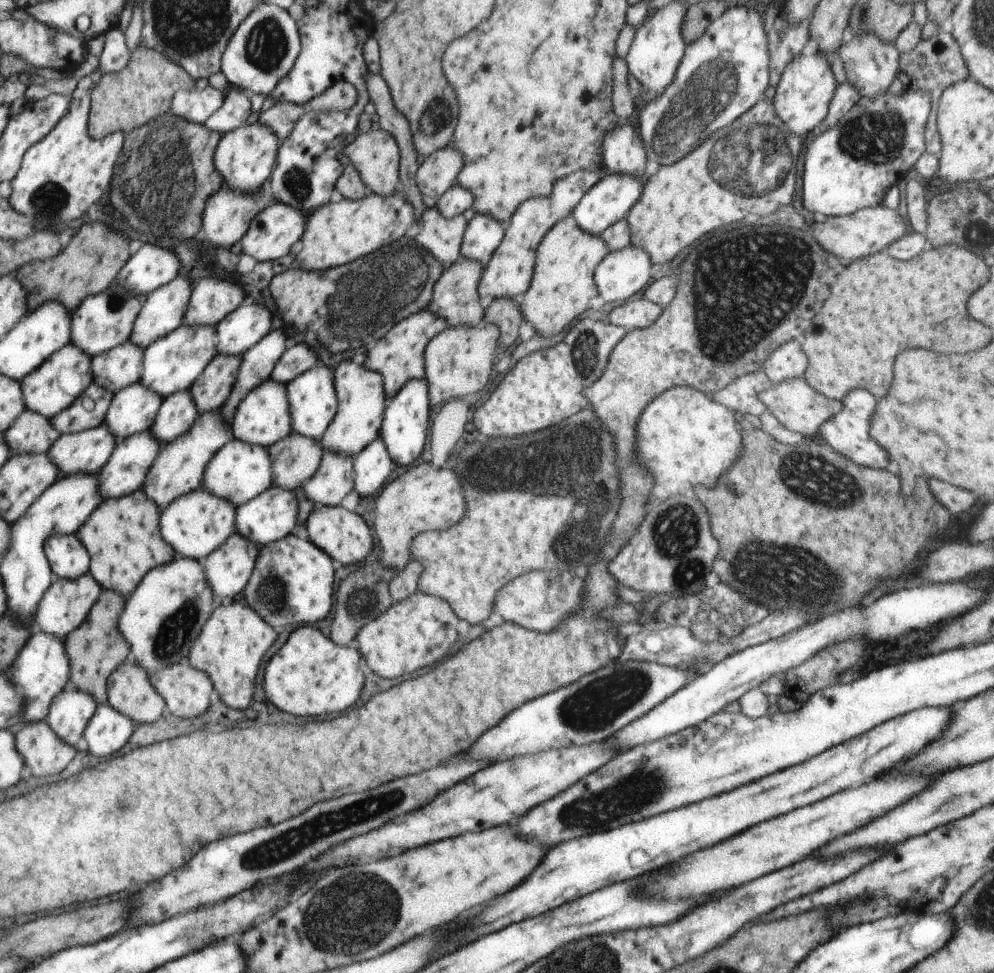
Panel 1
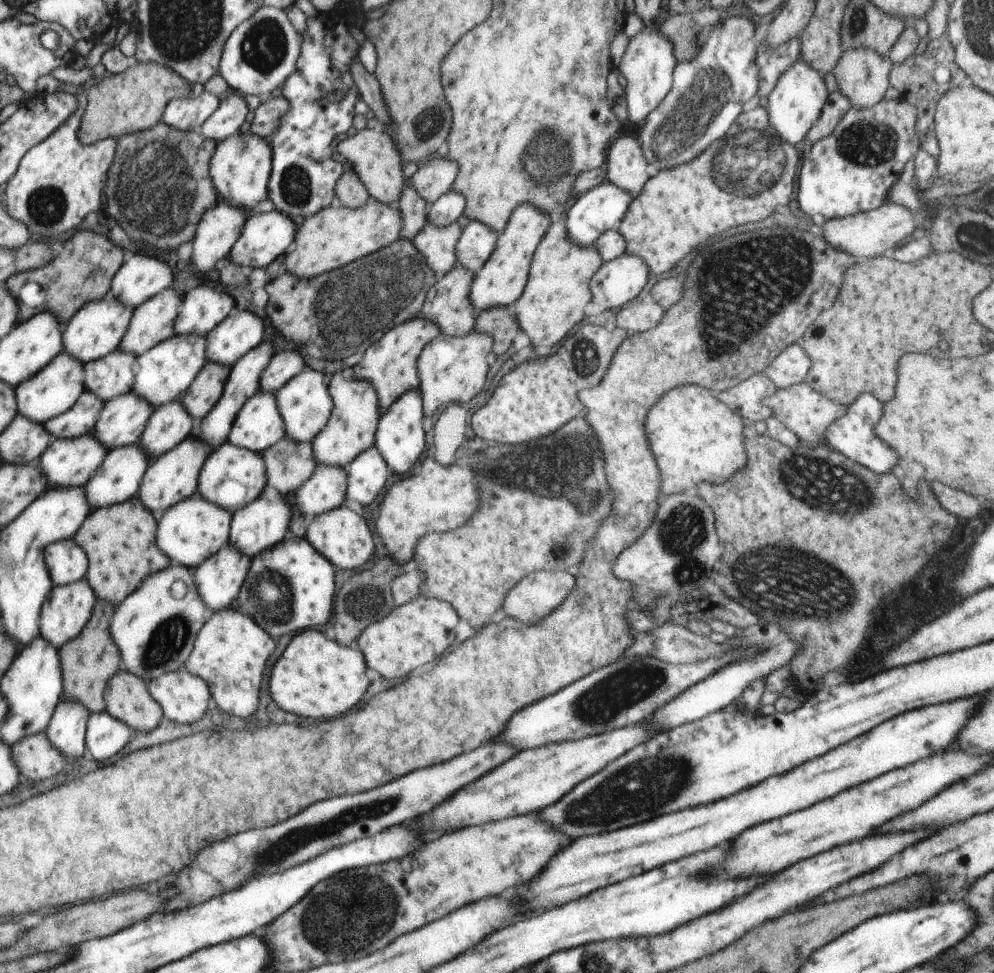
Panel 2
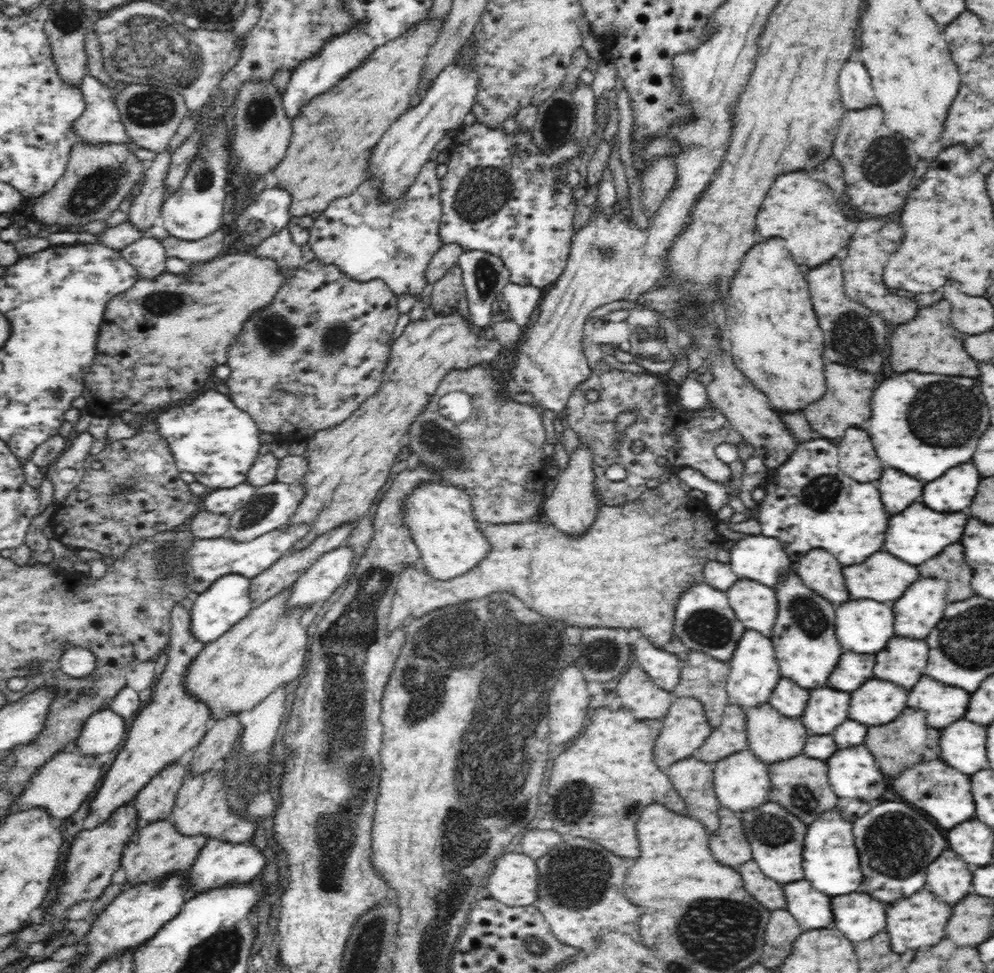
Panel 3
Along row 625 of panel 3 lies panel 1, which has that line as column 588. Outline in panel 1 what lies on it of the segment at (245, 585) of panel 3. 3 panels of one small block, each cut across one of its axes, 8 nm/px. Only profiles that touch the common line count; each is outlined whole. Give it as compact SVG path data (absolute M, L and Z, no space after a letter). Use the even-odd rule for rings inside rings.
M608 174L604 178L600 178L598 182L588 191L582 200L578 202L578 206L574 208L572 216L576 220L576 224L580 226L580 230L586 230L594 236L601 234L613 224L625 220L630 214L632 206L640 200L642 196L642 188L646 186L646 176L642 178L634 178L634 176L626 176L626 174Z

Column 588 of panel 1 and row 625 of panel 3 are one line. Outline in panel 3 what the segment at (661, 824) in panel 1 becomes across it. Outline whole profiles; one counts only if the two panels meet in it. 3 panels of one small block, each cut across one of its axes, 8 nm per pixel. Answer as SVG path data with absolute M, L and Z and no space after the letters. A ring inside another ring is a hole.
M870 598L850 599L850 602L844 602L836 608L836 638L846 650L858 654L876 654L886 646L890 636L894 636L894 614L890 604L874 602Z

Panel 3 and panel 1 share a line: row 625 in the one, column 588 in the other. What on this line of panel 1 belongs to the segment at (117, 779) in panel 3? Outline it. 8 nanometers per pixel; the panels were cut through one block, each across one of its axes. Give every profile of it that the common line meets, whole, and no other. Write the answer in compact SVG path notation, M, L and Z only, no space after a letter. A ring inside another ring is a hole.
M584 168L564 178L560 178L552 188L552 194L525 200L516 209L506 225L504 238L496 252L484 267L484 274L478 286L480 297L485 303L496 298L516 298L528 290L534 267L536 266L536 249L544 235L560 220L574 212L582 196L600 180L600 174L592 169Z

